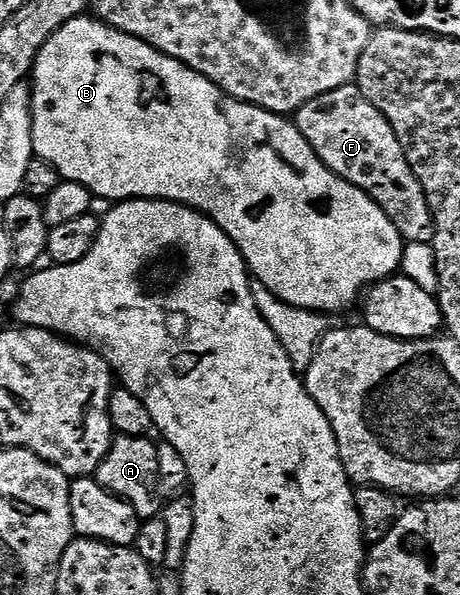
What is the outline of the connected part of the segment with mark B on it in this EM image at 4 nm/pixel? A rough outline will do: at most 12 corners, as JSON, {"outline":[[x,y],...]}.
{"outline":[[95,16],[33,67],[35,157],[190,206],[347,310],[403,265],[290,117]]}

